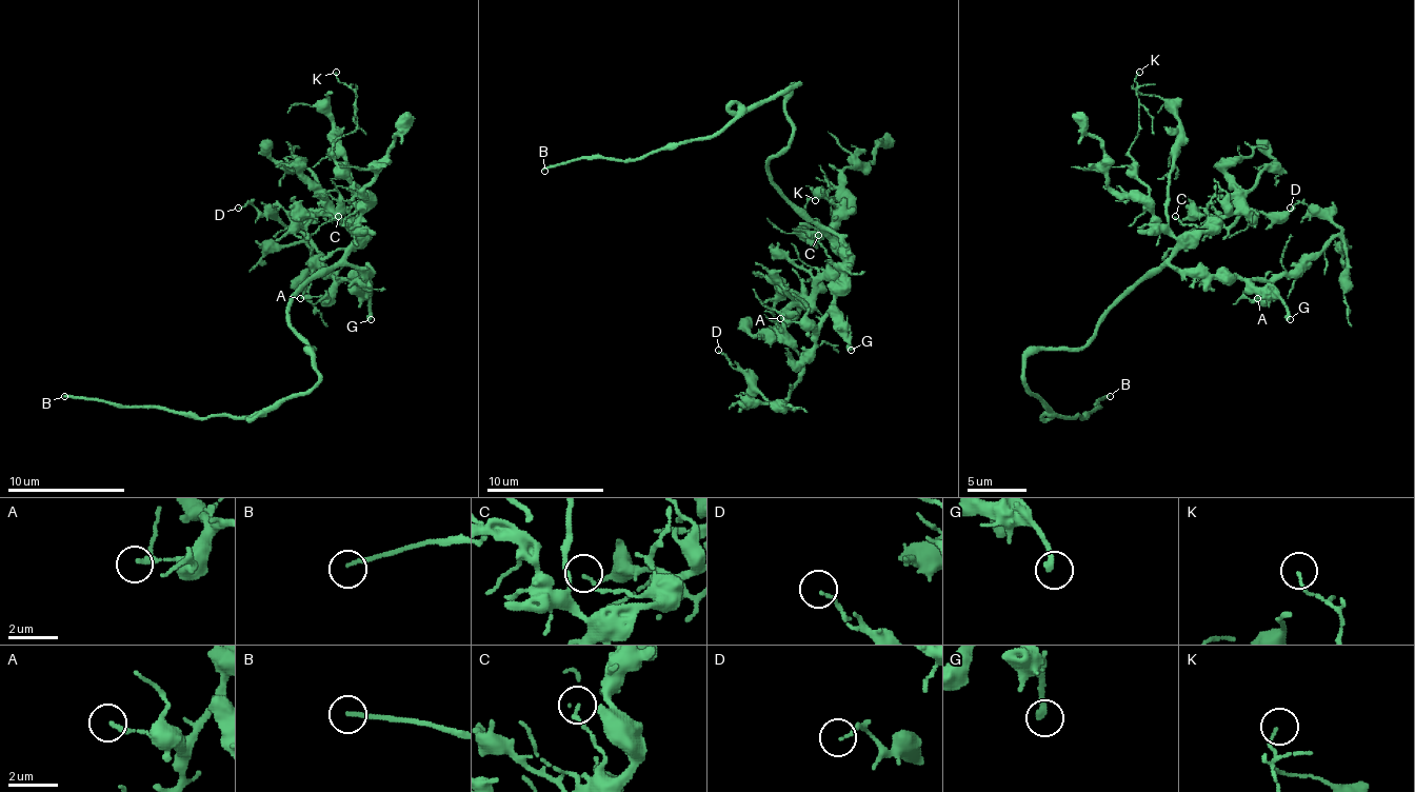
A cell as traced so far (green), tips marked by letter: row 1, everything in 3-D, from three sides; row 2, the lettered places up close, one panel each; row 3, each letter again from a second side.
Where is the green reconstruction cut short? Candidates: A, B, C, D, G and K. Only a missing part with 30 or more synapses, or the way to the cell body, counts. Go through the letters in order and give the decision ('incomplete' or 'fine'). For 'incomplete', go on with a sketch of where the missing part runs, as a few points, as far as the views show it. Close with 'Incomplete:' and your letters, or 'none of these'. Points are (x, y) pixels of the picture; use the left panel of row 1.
A: fine
B: incomplete | (64, 396), (53, 399), (23, 396), (17, 401), (23, 404)
C: fine
D: fine
G: fine
K: fine
Incomplete: B

